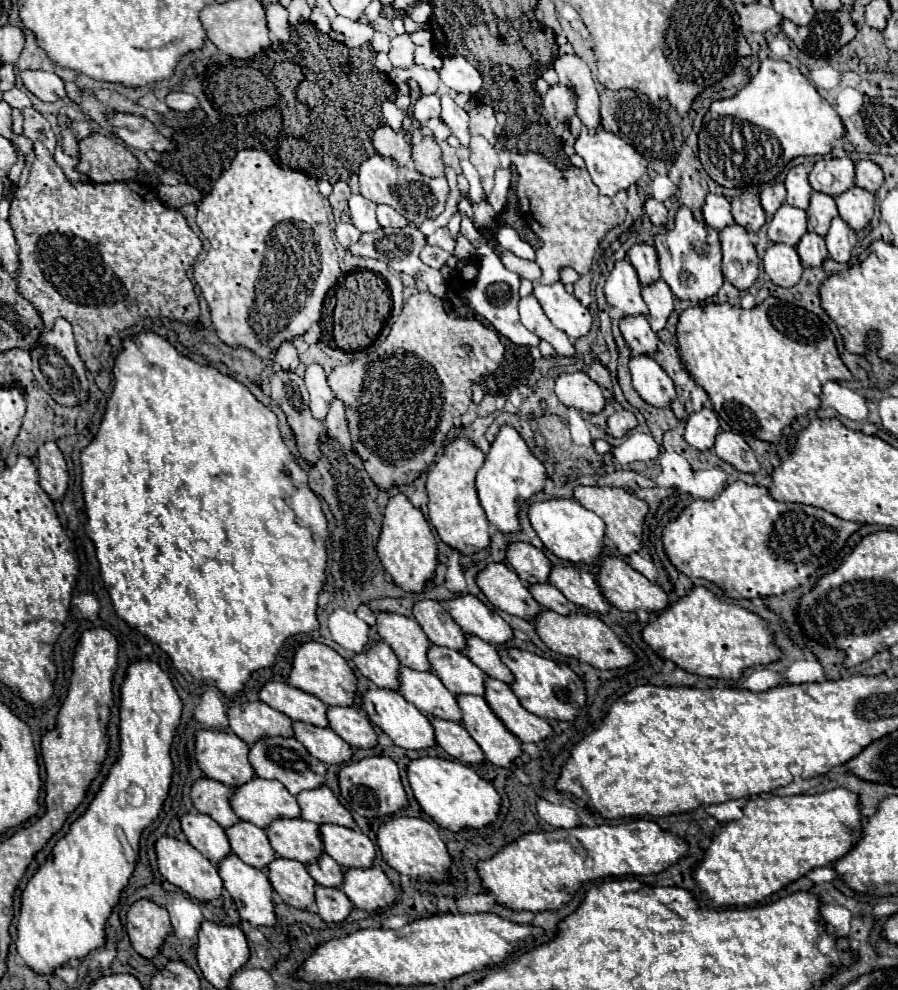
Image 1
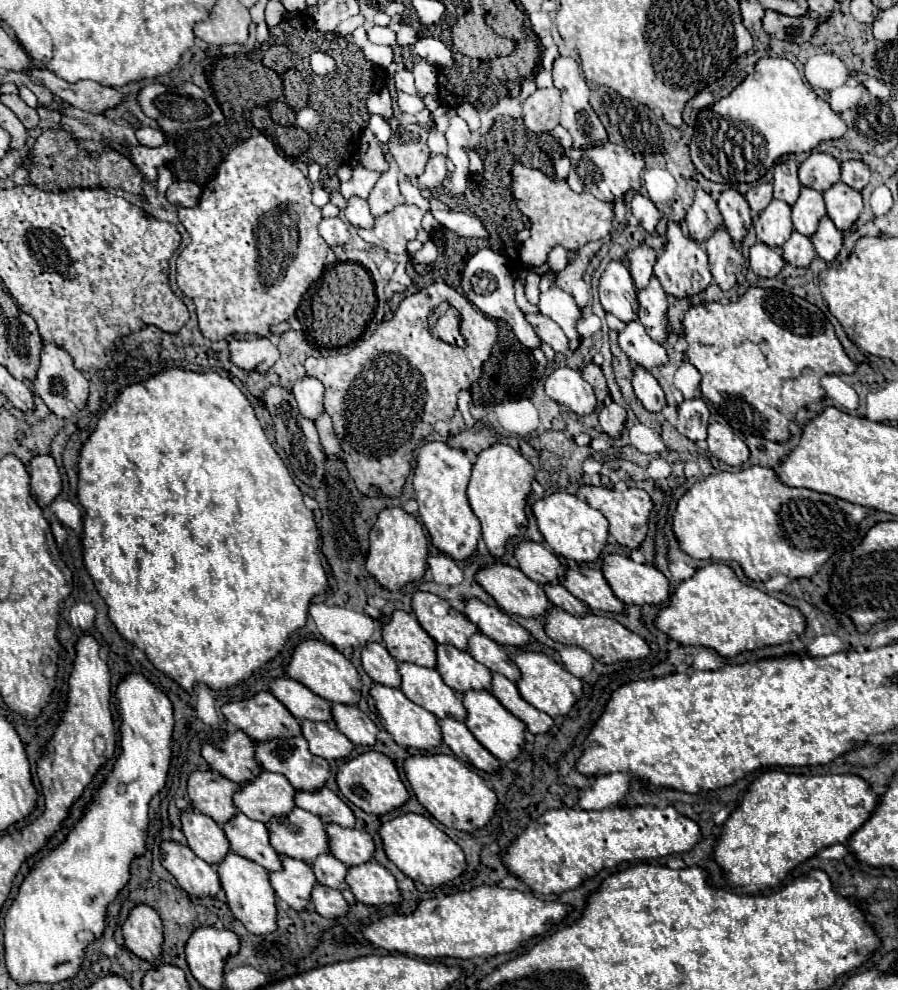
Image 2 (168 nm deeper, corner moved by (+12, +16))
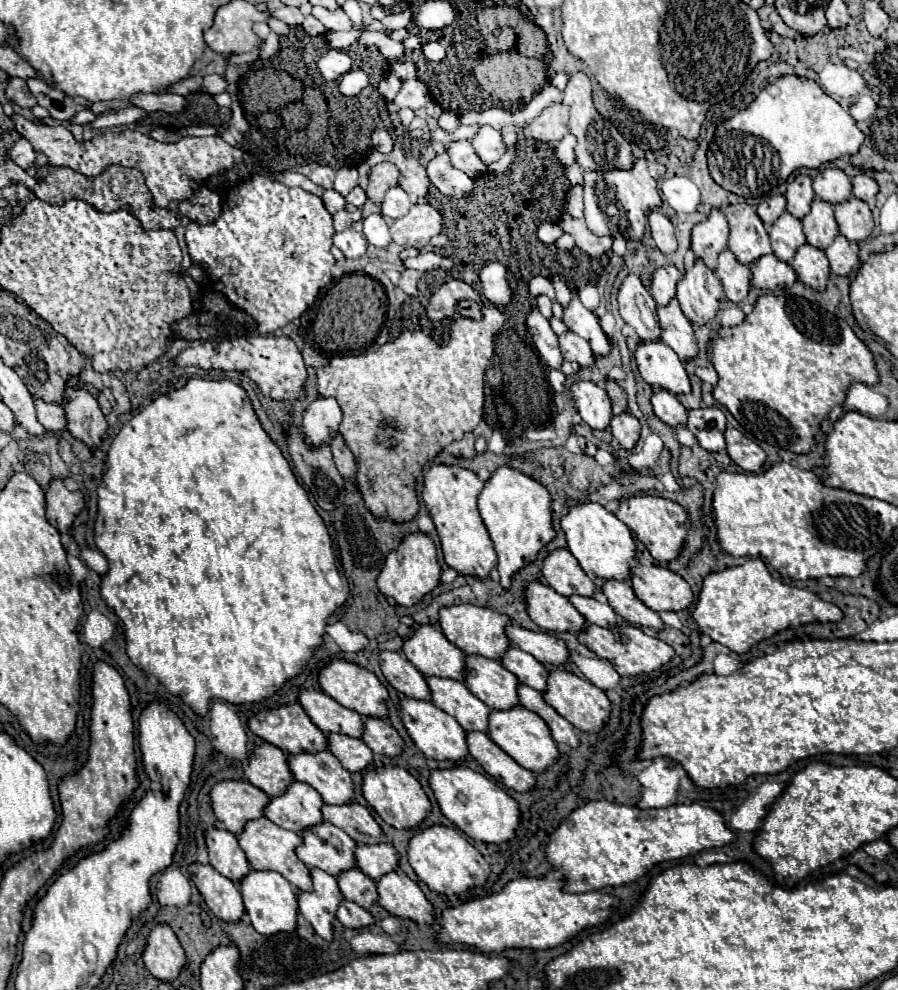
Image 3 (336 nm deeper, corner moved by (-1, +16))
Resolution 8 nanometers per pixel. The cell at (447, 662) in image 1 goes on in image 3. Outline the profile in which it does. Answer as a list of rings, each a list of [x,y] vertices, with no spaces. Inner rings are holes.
[[[466,656],[464,684],[492,710],[510,710],[520,704],[516,692],[520,680],[496,660],[484,656]]]

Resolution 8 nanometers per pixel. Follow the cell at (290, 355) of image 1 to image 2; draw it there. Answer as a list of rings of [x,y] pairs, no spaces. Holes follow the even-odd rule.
[[[253,338],[253,340],[229,340],[229,352],[233,364],[243,370],[257,370],[267,372],[277,360],[279,350],[267,338]]]

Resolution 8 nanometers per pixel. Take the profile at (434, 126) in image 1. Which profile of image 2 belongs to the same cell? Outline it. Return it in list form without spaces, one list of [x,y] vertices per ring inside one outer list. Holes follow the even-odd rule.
[[[399,94],[397,104],[399,104],[401,112],[407,112],[407,114],[419,114],[419,112],[425,108],[425,106],[423,106],[423,102],[421,102],[419,98],[409,96],[409,94]]]

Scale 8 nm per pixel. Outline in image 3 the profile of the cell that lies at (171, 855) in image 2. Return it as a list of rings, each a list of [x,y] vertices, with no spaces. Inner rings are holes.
[[[190,864],[188,874],[200,890],[210,912],[214,912],[224,922],[240,922],[240,918],[244,916],[244,904],[242,894],[234,882],[220,876],[212,866],[202,864]]]

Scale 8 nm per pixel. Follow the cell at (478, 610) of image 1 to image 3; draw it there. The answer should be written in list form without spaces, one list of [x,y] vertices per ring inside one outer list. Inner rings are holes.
[[[510,624],[506,636],[524,652],[532,654],[536,660],[548,666],[562,666],[570,660],[570,650],[564,640],[546,632],[532,632],[522,626]]]

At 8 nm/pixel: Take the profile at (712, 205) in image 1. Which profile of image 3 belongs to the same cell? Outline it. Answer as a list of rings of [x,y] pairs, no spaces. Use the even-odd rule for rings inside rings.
[[[712,210],[706,222],[700,222],[692,228],[692,250],[710,270],[718,264],[718,254],[726,248],[728,242],[728,222],[720,210]]]

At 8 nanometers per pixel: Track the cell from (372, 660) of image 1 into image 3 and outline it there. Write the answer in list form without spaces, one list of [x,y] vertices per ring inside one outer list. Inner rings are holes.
[[[380,652],[380,668],[384,678],[402,694],[416,700],[430,700],[430,688],[426,678],[412,666],[410,660],[404,660],[398,652]]]

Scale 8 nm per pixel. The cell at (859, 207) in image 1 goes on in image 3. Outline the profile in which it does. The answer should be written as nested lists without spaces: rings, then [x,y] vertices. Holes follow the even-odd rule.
[[[850,198],[844,204],[836,204],[836,222],[840,234],[852,244],[864,242],[874,230],[874,220],[868,204],[856,198]]]

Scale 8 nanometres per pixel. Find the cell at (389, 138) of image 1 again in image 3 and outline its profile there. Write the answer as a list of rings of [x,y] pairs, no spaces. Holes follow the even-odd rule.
[[[382,162],[372,166],[370,172],[370,184],[366,188],[368,200],[372,200],[374,204],[380,204],[386,190],[390,186],[396,186],[400,182],[400,172],[396,172],[396,166],[392,166],[390,162]]]

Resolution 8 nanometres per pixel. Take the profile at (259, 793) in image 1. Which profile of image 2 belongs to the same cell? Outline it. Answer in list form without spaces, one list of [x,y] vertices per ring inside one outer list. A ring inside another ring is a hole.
[[[263,770],[255,780],[243,782],[233,796],[233,804],[245,816],[269,822],[273,816],[285,816],[295,808],[295,788],[283,774]]]

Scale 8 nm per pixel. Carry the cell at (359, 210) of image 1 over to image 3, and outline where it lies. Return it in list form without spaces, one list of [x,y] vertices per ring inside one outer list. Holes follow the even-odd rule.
[[[372,214],[372,216],[364,218],[364,236],[376,248],[388,248],[390,242],[392,242],[390,232],[388,232],[388,226],[382,220],[380,214]]]

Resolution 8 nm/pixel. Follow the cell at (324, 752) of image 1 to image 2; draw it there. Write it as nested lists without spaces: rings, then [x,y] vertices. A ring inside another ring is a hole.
[[[301,720],[301,732],[303,732],[305,740],[309,742],[311,752],[325,758],[325,760],[345,758],[353,750],[351,740],[347,740],[347,736],[343,736],[329,722]]]

